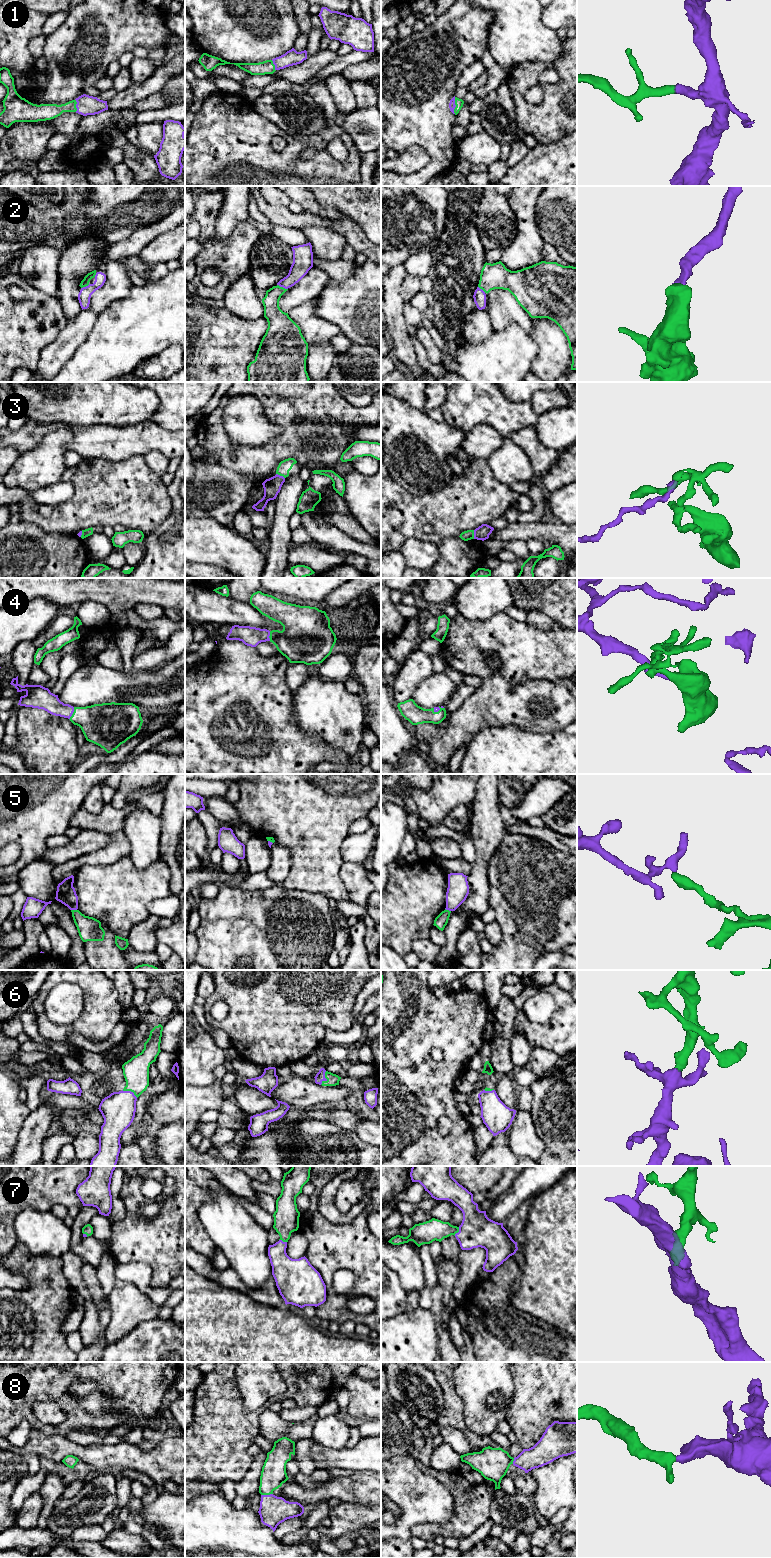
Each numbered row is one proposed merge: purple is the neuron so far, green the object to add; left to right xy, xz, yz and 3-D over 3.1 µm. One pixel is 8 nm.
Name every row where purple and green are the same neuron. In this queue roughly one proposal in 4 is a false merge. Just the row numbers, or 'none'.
1, 2, 4, 6, 7, 8

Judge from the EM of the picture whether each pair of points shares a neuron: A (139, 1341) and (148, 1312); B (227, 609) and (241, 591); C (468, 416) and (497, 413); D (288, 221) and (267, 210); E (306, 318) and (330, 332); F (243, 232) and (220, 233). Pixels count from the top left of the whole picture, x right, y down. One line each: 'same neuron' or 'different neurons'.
A: different neurons
B: different neurons
C: same neuron
D: same neuron
E: same neuron
F: different neurons

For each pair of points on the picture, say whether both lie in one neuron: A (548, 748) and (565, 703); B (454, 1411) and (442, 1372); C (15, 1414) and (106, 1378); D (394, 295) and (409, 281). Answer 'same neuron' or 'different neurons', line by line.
A: different neurons
B: same neuron
C: same neuron
D: different neurons

